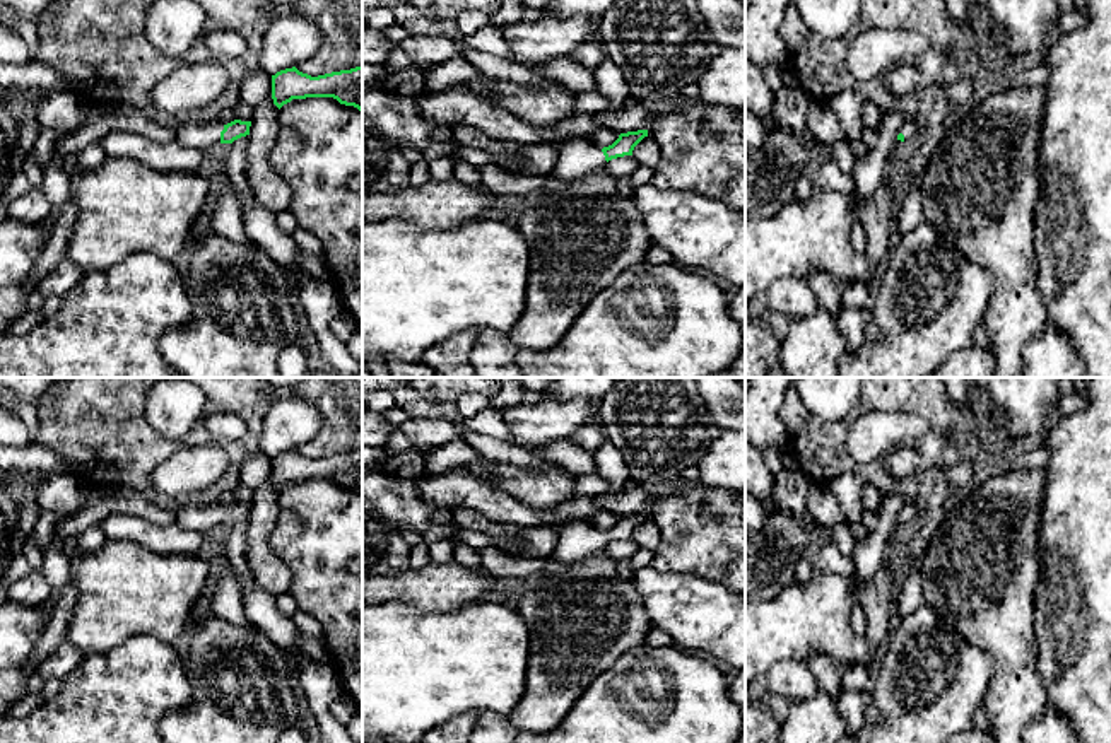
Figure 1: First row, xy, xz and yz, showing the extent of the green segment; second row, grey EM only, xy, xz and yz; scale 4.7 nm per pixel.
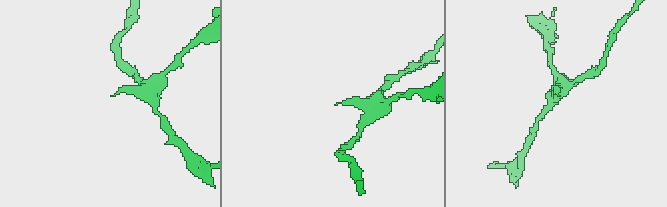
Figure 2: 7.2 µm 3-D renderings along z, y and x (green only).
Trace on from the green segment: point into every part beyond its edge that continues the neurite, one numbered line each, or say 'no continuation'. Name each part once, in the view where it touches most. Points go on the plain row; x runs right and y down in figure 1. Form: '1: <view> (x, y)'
1: xy (192, 518)

